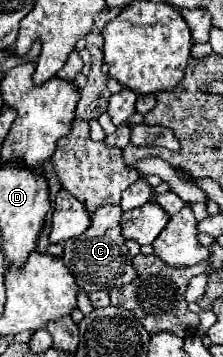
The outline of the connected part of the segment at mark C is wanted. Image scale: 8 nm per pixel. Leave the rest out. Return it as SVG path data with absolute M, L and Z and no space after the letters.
M104 205L92 215L92 223L88 231L84 231L80 237L68 239L64 243L64 265L74 275L78 287L86 293L92 291L110 291L112 287L120 287L126 283L132 283L138 273L132 267L132 257L126 247L126 239L122 237L120 229L122 221L122 209L120 205Z

